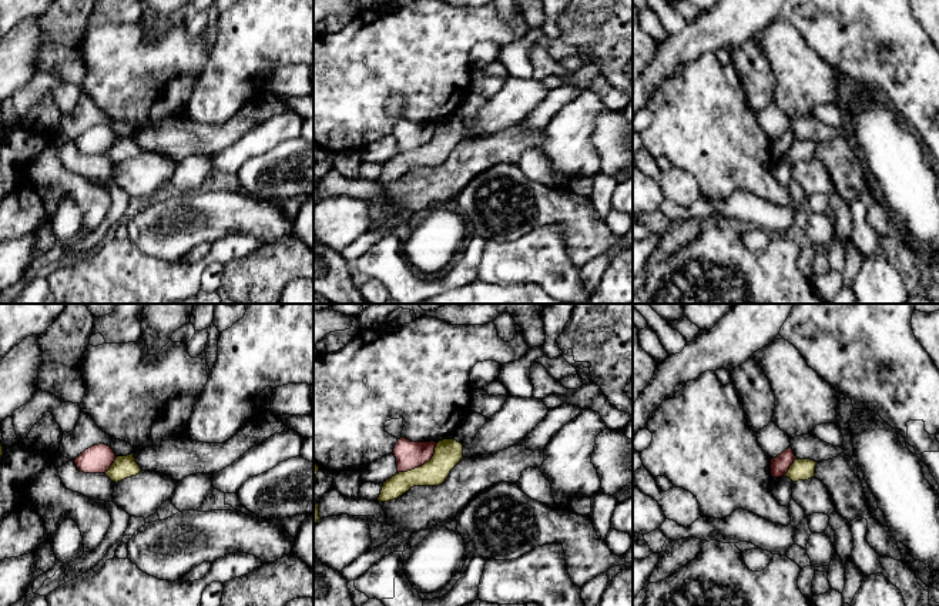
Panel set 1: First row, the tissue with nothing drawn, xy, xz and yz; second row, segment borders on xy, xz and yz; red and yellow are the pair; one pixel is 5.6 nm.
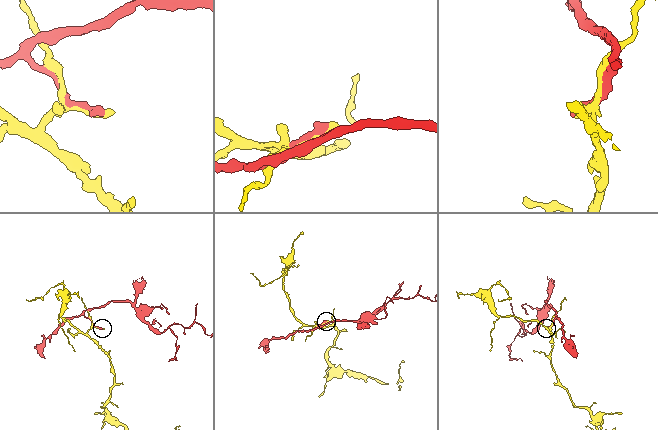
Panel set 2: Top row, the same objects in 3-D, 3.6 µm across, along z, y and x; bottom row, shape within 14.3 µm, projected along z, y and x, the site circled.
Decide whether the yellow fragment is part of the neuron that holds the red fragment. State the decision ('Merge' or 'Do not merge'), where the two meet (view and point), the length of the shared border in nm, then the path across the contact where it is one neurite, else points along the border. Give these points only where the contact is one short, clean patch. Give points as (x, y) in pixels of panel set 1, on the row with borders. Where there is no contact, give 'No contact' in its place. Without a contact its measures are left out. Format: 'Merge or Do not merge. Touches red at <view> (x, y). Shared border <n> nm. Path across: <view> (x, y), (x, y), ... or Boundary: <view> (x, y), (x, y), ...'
Do not merge. Touches red at xz (422, 464). Shared border 300 nm

